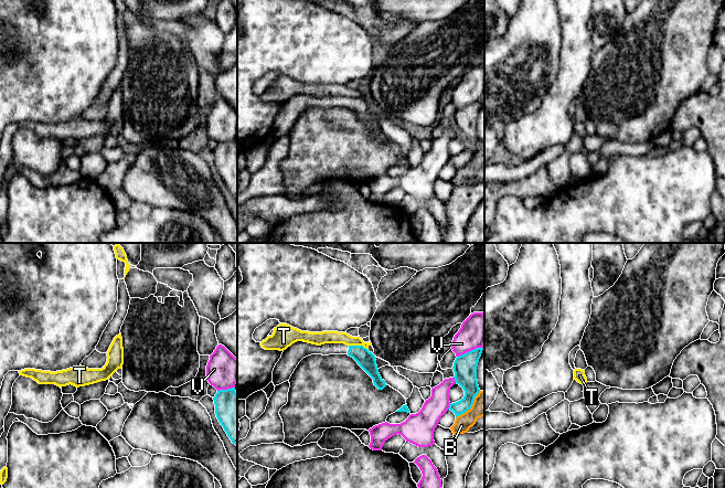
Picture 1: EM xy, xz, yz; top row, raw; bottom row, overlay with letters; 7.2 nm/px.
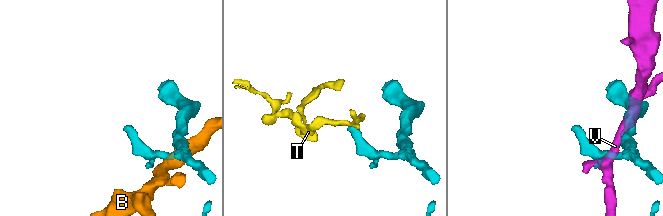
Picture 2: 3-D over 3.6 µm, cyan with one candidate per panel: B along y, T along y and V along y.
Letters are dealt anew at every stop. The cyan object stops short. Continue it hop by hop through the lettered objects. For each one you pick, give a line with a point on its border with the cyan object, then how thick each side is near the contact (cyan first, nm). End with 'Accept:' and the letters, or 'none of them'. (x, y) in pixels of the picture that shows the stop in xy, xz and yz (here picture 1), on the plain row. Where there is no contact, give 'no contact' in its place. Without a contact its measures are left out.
Accept: none of them

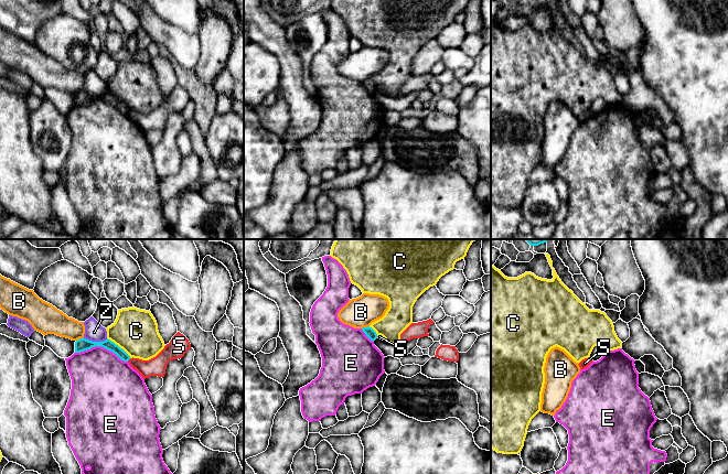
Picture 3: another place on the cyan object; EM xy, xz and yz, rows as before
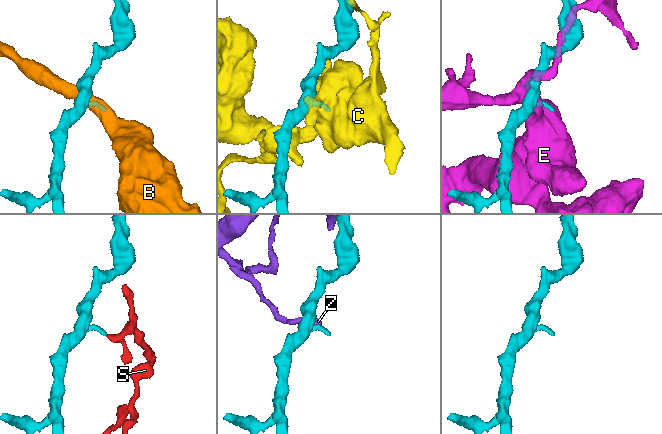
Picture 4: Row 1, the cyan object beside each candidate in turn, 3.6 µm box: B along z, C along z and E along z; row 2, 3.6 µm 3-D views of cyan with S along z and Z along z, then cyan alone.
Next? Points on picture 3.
Accept: none of them

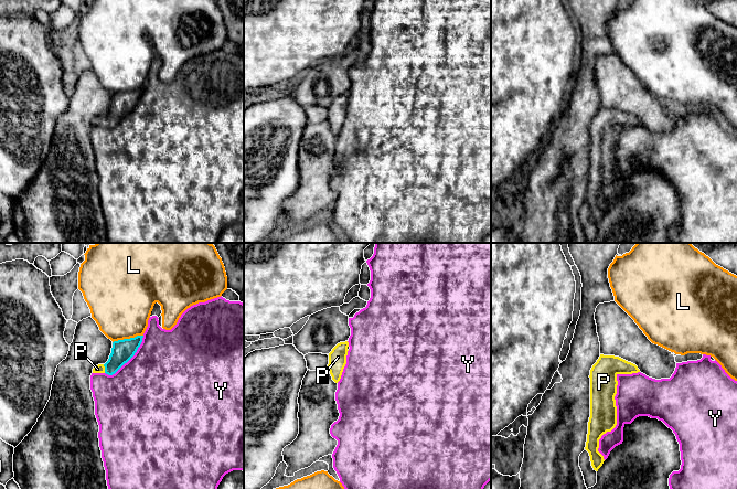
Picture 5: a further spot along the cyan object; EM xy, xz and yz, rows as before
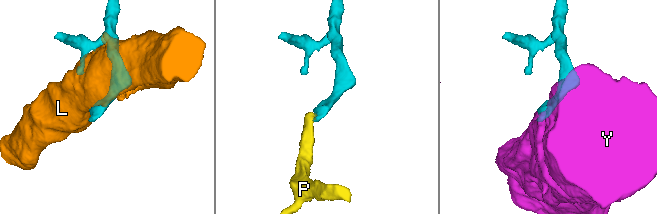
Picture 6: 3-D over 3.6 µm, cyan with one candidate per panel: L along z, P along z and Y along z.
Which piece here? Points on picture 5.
P: contact xy (105, 121); calibres 160 and 60 nm
Accept: P

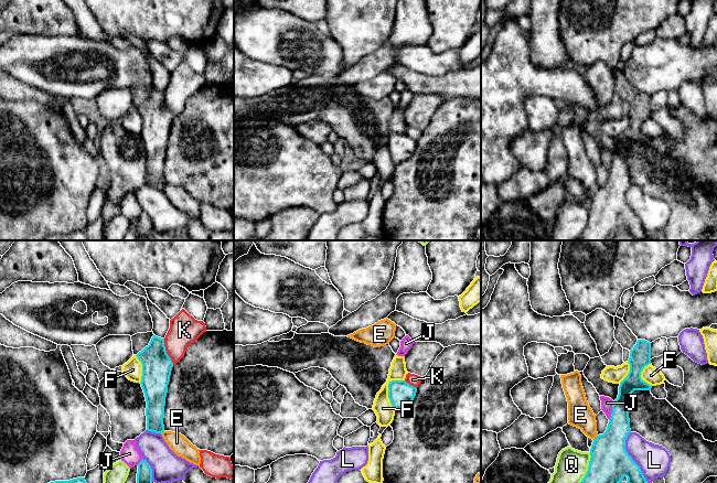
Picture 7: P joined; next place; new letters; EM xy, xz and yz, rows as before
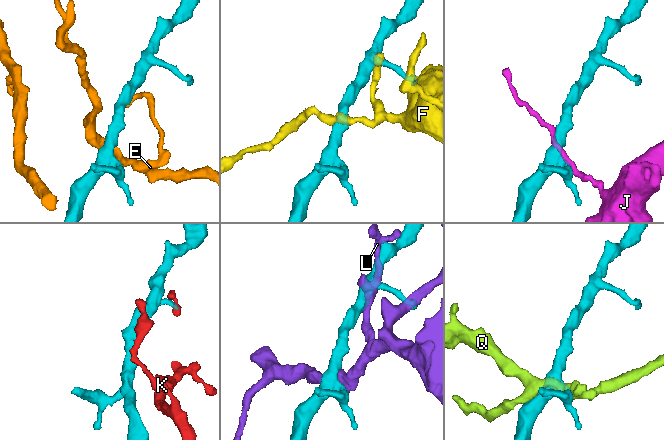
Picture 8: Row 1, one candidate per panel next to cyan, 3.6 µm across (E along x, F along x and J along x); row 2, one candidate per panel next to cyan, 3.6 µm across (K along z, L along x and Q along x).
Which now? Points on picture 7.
Accept: none of them

